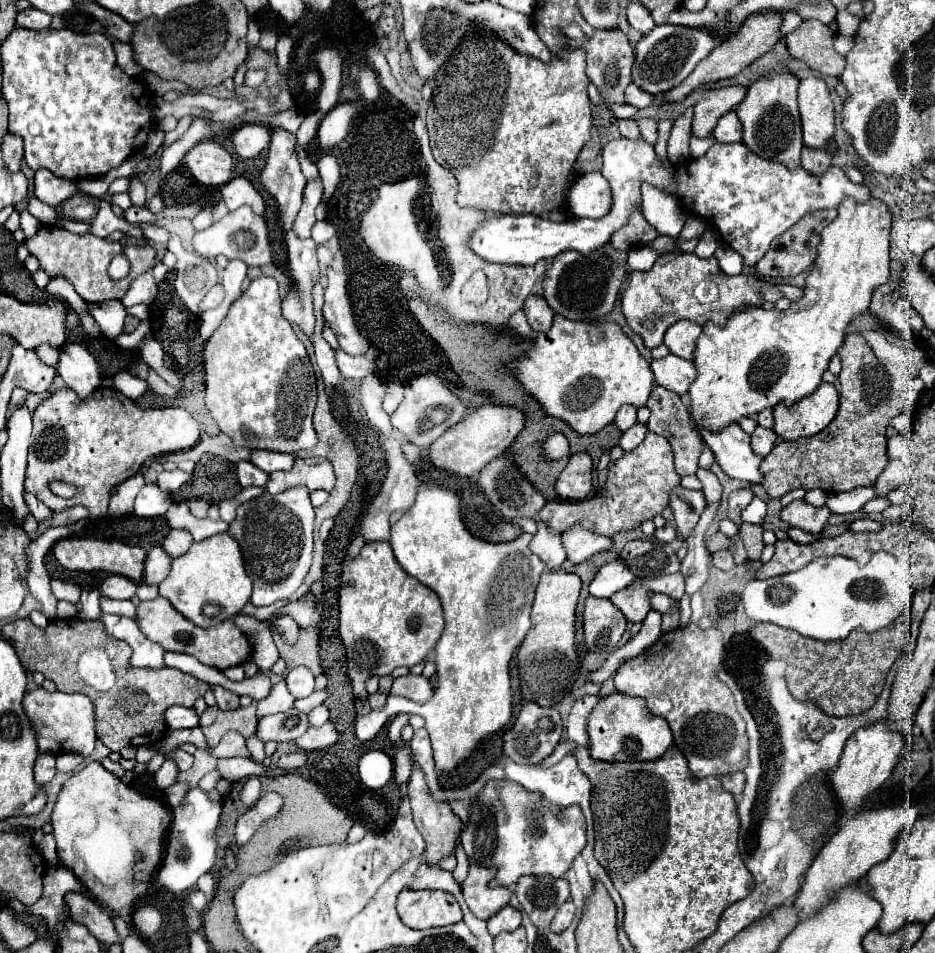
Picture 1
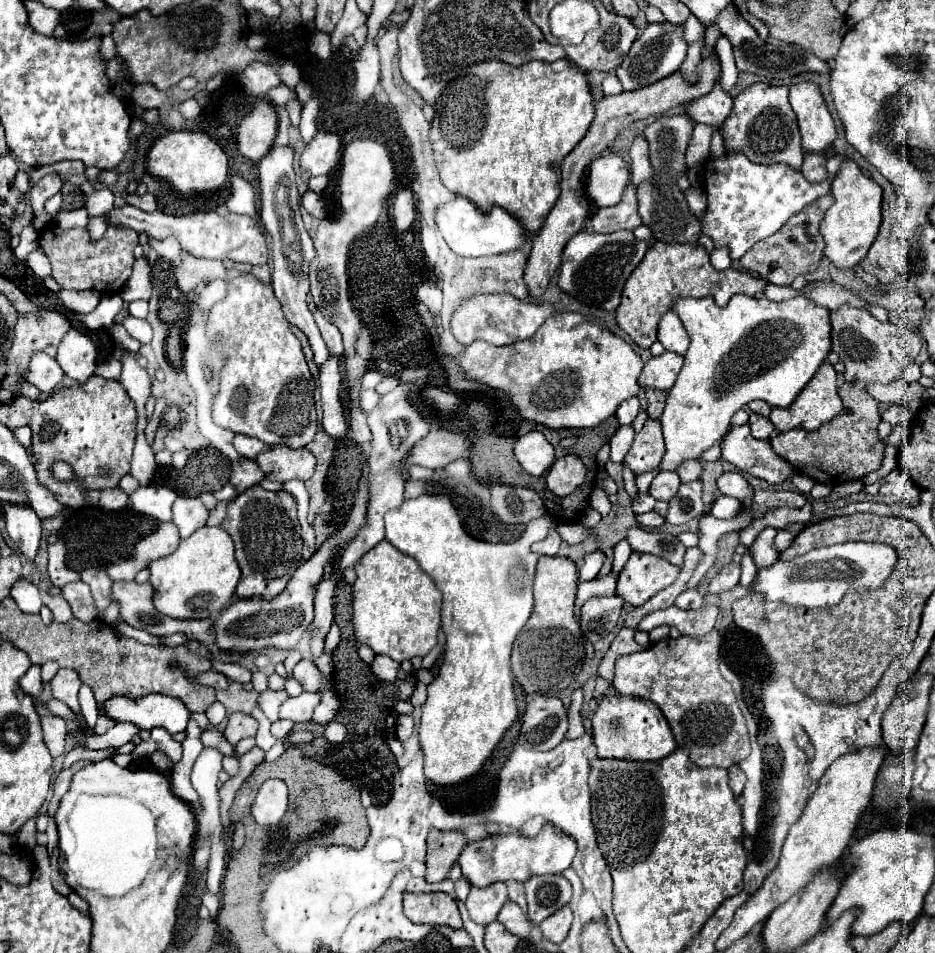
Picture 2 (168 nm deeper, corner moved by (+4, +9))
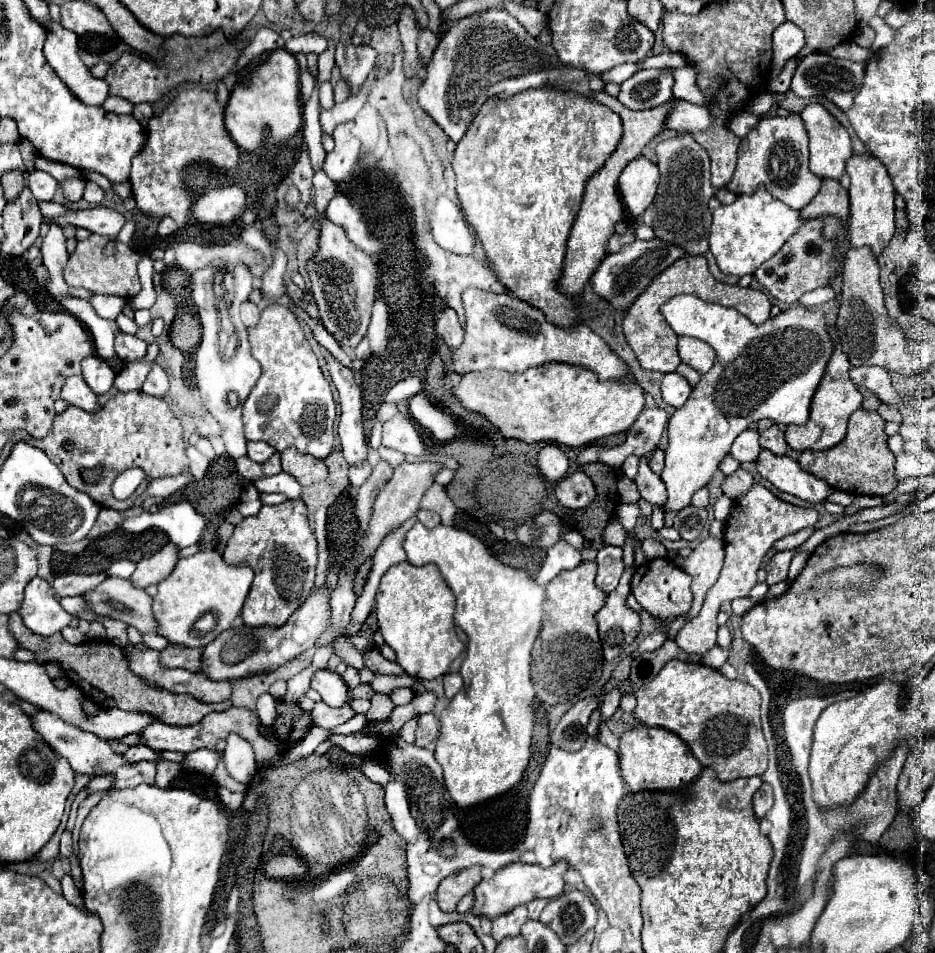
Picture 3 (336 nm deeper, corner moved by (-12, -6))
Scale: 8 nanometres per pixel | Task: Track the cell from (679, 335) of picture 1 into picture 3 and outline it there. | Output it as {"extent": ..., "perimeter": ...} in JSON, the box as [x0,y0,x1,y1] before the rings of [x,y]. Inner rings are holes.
{"extent":[678,336,716,374],"perimeter":[[[688,336],[678,338],[678,354],[684,364],[688,364],[690,368],[694,368],[700,374],[708,372],[716,358],[716,354],[712,352],[712,348],[708,348],[708,344],[704,344],[702,340],[696,340],[696,338],[688,338]]]}

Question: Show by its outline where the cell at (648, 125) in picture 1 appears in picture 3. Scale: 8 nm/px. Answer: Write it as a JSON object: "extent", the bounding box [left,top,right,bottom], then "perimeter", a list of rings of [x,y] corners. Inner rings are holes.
{"extent":[642,134,716,254],"perimeter":[[[680,134],[676,138],[660,142],[656,146],[656,156],[662,178],[654,202],[642,216],[644,224],[650,226],[660,240],[680,246],[686,254],[706,254],[710,250],[708,232],[712,224],[708,200],[716,192],[710,186],[708,152],[700,148],[700,144],[690,134]]]}

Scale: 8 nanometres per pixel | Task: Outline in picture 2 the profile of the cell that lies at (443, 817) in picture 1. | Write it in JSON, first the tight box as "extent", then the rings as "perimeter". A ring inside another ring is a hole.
{"extent":[426,831,468,883],"perimeter":[[[430,831],[428,855],[426,855],[426,881],[436,883],[448,879],[452,865],[458,861],[464,843],[468,843],[462,831]]]}

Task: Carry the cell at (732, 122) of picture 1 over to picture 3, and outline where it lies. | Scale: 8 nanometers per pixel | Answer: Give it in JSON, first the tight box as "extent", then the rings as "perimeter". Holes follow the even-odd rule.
{"extent":[666,100,714,134],"perimeter":[[[678,100],[672,116],[668,116],[666,128],[678,130],[680,134],[686,132],[704,132],[714,124],[714,116],[706,106],[696,106],[686,100]]]}

